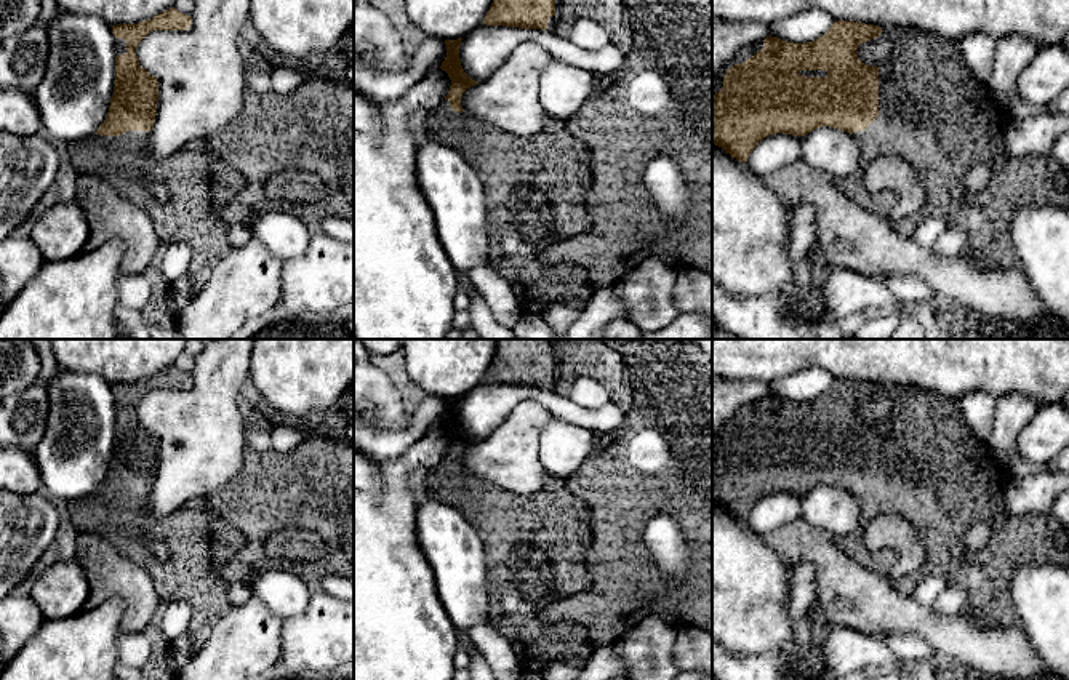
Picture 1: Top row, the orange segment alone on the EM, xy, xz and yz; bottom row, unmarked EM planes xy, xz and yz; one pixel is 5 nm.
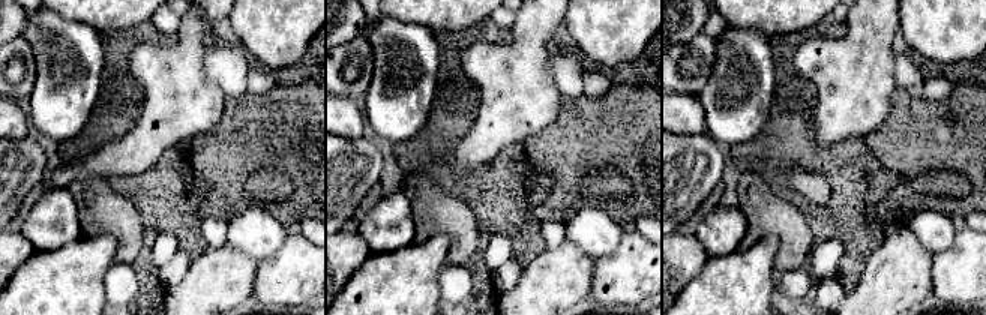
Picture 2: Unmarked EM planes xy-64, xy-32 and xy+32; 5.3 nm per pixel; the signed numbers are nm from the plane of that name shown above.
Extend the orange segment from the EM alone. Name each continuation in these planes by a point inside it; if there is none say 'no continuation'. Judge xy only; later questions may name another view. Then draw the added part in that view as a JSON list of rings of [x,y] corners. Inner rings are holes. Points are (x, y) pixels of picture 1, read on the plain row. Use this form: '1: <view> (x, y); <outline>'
1: xy (200, 543); [[[94,491],[67,502],[67,510],[80,533],[101,533],[123,557],[142,565],[160,600],[182,600],[192,606],[187,630],[194,635],[195,654],[216,619],[232,608],[221,568],[240,554],[245,536],[213,510],[208,498],[189,501],[166,517],[149,515],[142,510],[149,493]],[[150,541],[163,541],[170,557],[157,558],[147,547]]]

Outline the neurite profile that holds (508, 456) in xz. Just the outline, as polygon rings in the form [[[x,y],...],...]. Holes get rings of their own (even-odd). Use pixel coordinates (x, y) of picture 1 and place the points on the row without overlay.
[[[520,402],[488,437],[462,451],[464,470],[518,496],[544,491],[554,475],[539,461],[538,442],[551,418],[539,402]]]

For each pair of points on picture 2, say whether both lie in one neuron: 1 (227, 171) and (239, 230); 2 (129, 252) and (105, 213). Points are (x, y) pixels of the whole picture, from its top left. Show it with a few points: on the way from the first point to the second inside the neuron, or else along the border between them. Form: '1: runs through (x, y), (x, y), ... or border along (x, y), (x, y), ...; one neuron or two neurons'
1: border along (261, 206), (242, 209), (228, 219); two neurons
2: runs through (129, 243), (129, 237), (114, 222); one neuron

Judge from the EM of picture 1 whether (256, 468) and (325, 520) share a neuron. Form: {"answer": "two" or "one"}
{"answer": "one"}

